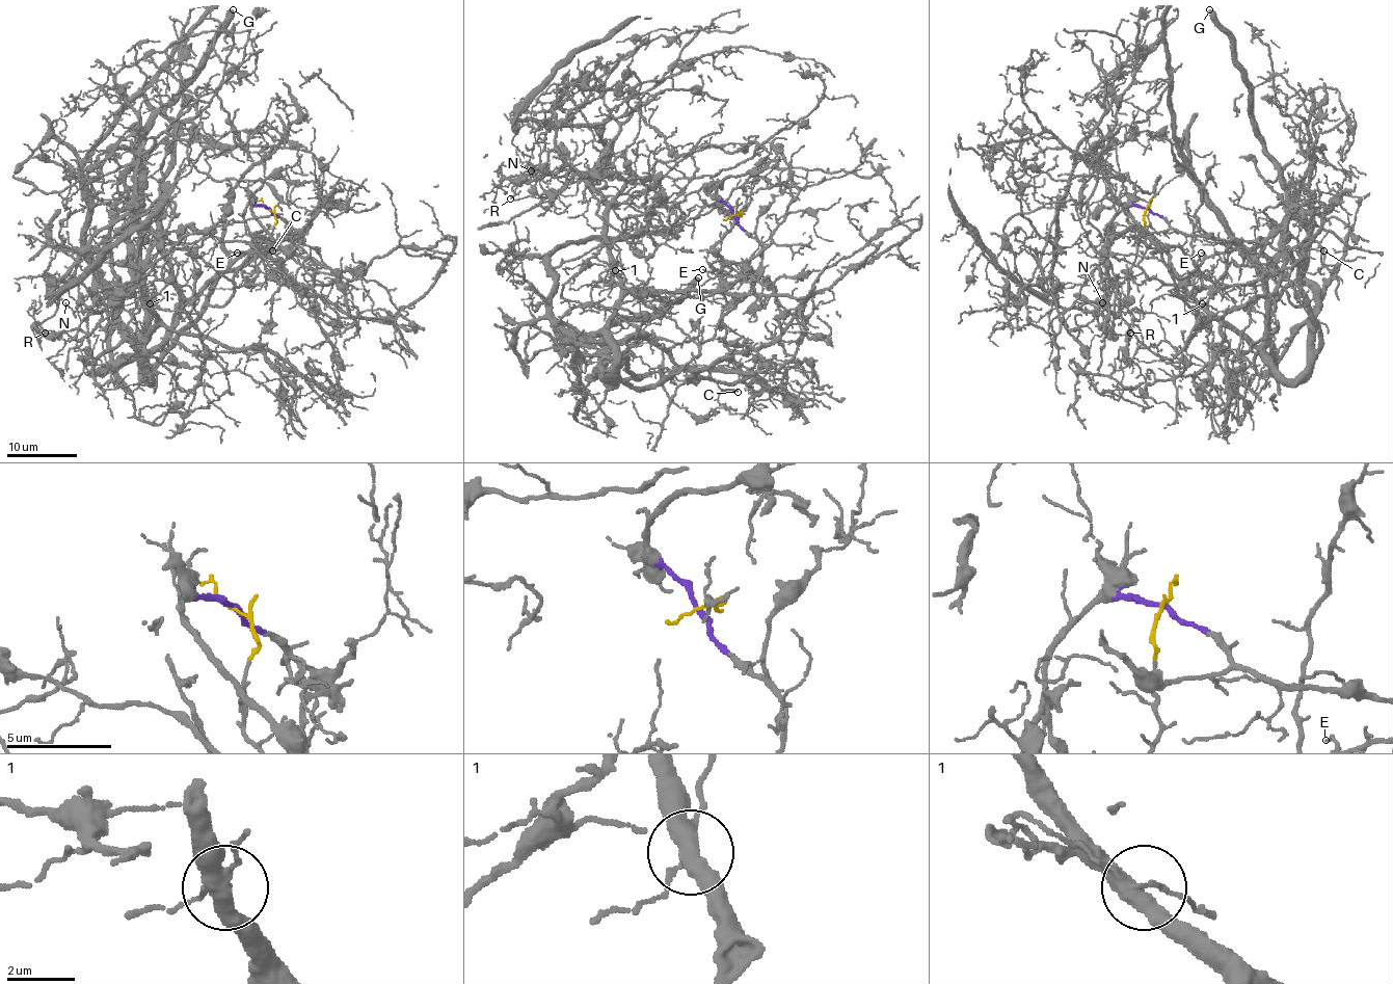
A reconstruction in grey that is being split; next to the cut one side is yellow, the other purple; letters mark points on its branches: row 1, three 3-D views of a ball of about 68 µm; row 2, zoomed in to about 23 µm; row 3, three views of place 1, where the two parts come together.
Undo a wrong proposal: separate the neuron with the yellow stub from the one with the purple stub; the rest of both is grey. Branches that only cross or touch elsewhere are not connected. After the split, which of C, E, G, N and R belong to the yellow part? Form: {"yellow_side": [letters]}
{"yellow_side": ["C", "E"]}

